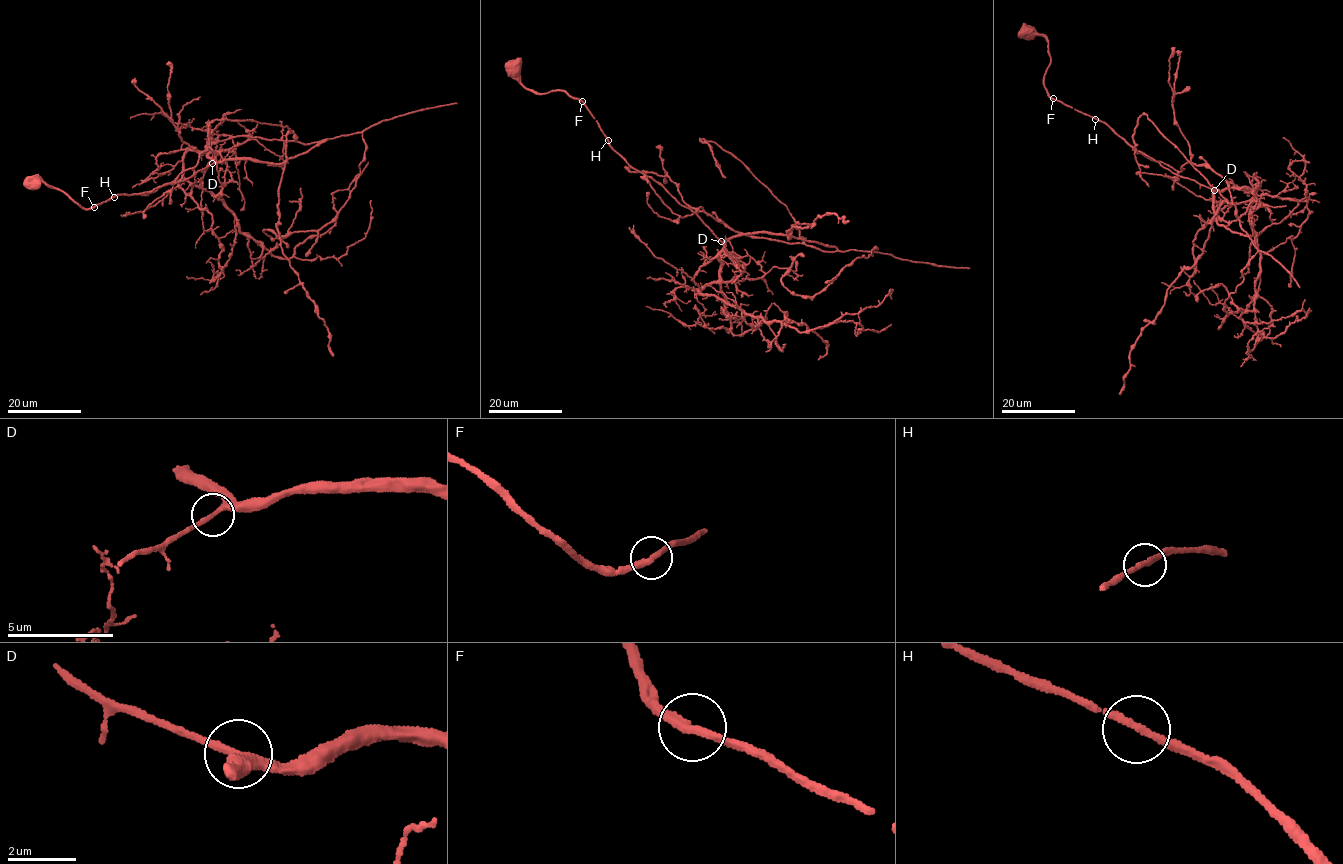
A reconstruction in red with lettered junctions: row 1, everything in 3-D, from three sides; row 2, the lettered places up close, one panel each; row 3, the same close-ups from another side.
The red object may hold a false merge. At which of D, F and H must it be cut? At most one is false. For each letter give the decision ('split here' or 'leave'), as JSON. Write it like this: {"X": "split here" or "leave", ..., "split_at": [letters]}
{"D": "leave", "F": "leave", "H": "leave", "split_at": []}

